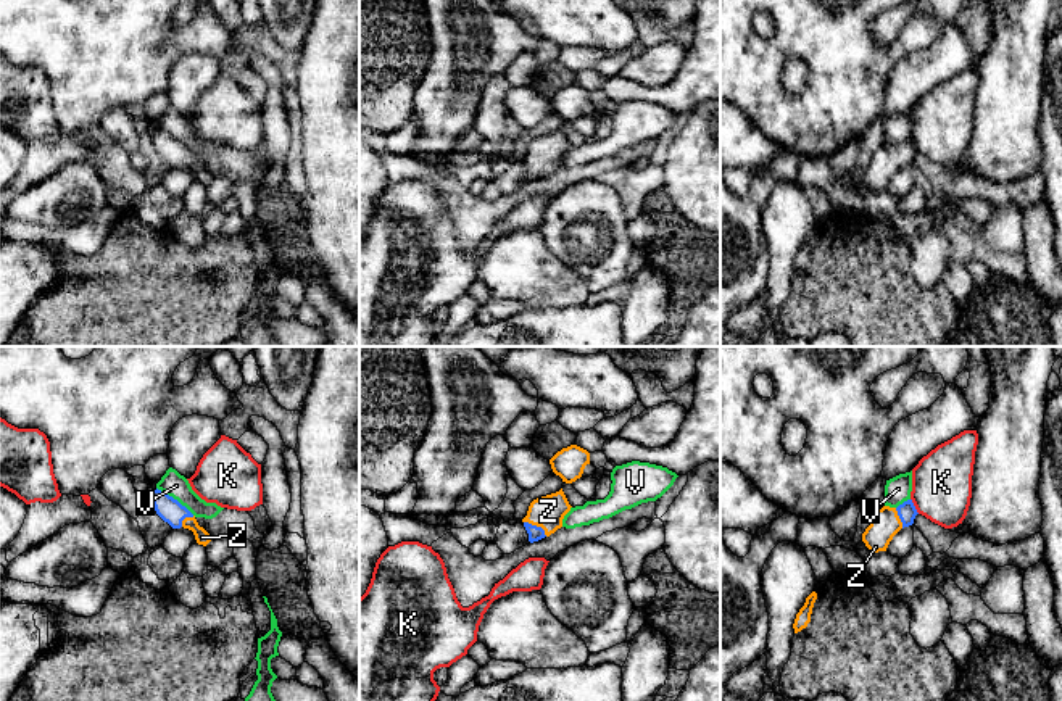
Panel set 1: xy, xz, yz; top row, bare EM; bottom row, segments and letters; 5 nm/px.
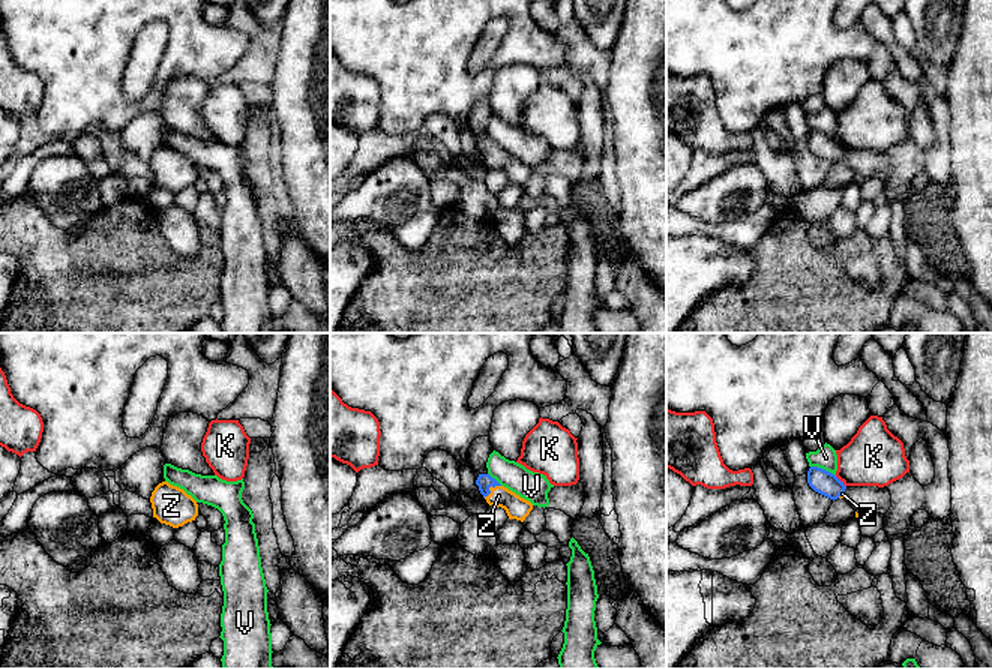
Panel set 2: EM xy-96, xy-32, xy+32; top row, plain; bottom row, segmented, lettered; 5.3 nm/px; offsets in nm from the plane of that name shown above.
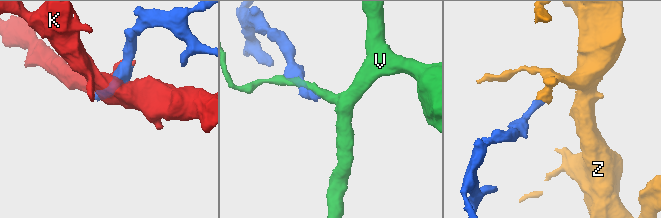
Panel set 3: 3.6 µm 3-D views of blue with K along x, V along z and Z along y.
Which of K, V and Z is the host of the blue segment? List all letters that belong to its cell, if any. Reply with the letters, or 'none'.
Z

